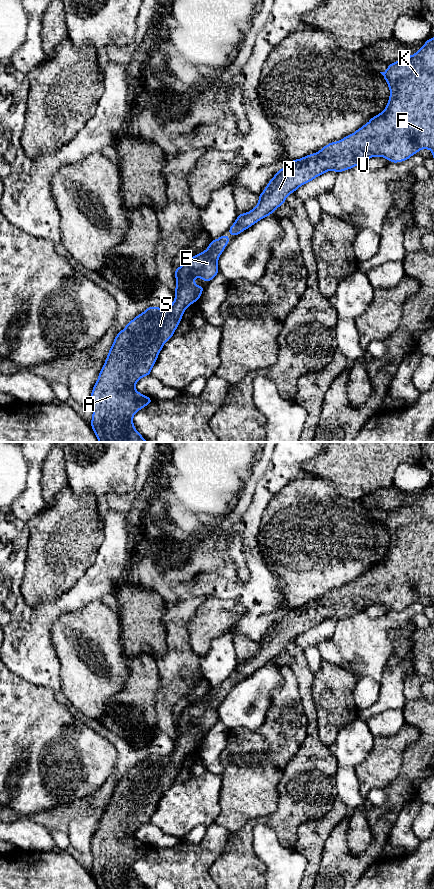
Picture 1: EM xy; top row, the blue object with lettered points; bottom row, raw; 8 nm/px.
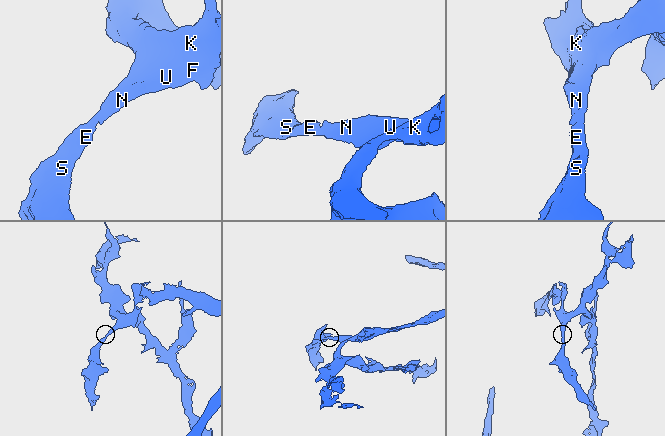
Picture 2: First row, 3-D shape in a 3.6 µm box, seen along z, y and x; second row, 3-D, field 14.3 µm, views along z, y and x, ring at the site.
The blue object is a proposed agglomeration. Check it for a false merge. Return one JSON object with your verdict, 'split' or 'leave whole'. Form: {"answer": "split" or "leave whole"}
{"answer": "leave whole"}

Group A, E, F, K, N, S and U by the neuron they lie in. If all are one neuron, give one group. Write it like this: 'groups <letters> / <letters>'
groups A E F K N S U

